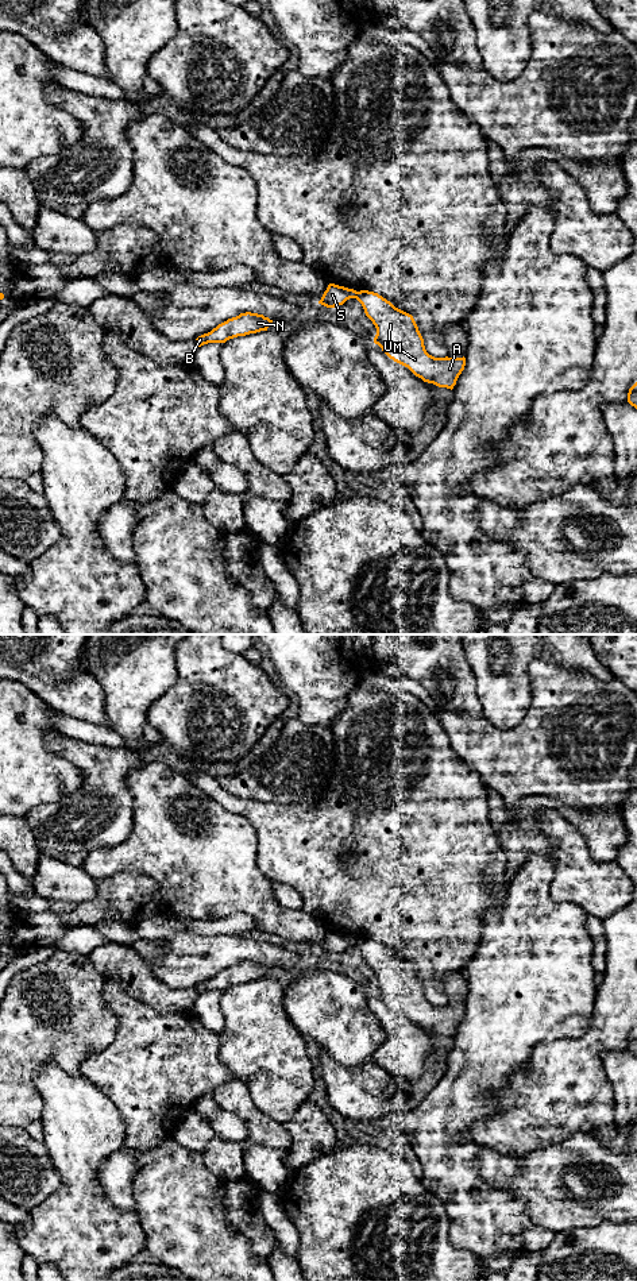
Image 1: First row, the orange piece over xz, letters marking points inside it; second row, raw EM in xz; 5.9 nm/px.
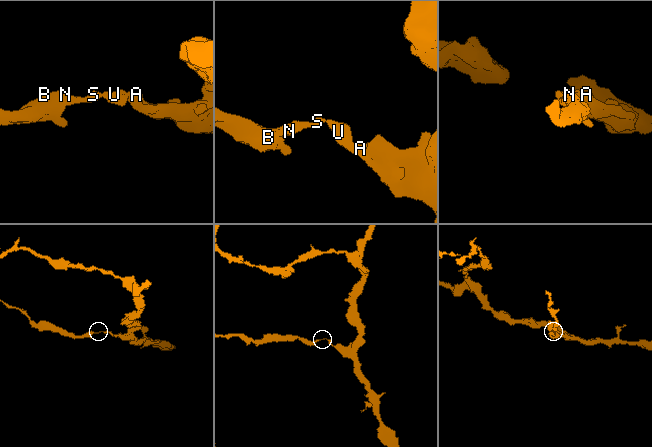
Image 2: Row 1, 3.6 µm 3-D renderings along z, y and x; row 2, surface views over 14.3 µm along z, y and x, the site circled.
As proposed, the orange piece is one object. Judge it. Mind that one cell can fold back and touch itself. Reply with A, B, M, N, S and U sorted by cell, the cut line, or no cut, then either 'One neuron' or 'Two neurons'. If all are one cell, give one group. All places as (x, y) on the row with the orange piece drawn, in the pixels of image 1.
Groups: A M U / B N S. Split along xz (358, 292), (354, 297). Two neurons

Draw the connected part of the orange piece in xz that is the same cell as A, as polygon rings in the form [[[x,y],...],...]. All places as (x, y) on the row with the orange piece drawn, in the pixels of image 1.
[[[360,290],[355,297],[363,306],[366,316],[377,328],[374,343],[394,362],[408,367],[424,382],[439,387],[453,389],[456,381],[466,366],[466,358],[435,358],[429,355],[424,346],[424,339],[412,315],[395,308],[390,301],[378,293]]]

